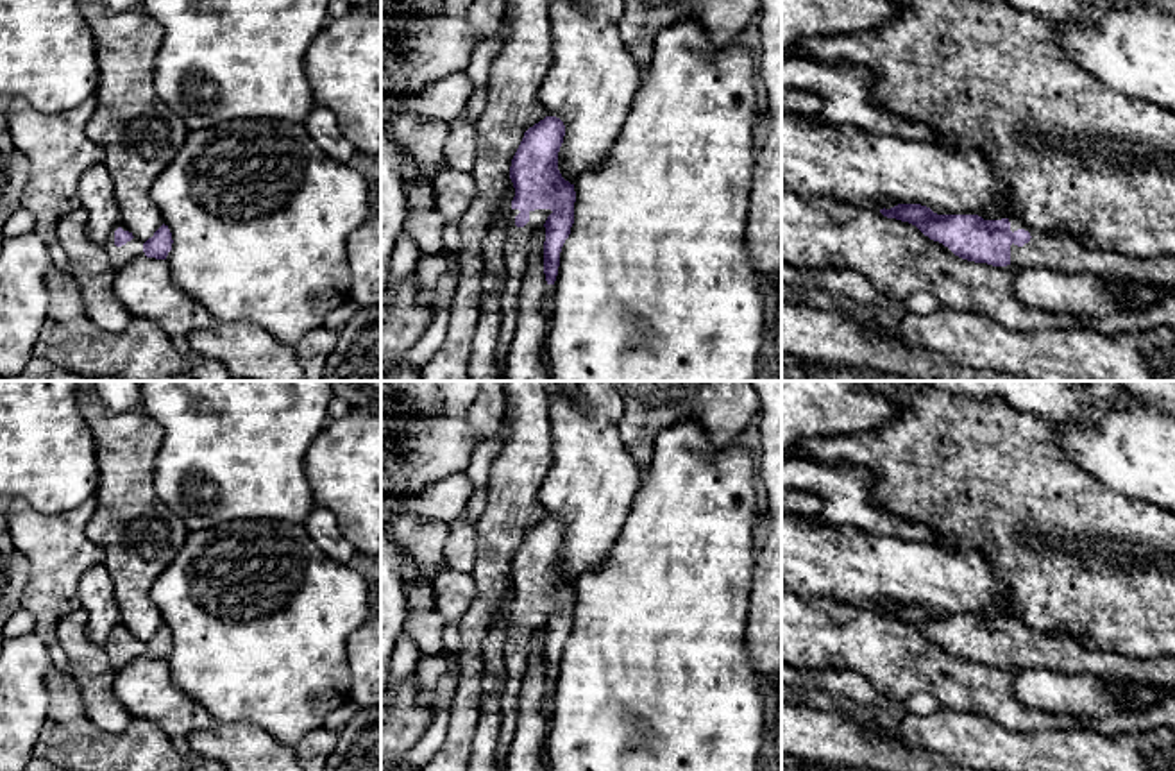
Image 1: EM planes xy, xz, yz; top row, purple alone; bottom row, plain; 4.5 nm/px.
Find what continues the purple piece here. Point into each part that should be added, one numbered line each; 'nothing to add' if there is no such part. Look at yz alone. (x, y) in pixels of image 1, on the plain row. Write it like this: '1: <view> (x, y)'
1: yz (1057, 653)

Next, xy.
1: xy (118, 657)

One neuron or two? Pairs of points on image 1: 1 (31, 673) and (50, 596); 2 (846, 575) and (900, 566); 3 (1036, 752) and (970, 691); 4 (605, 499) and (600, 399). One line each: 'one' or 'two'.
1: two
2: one
3: two
4: one

